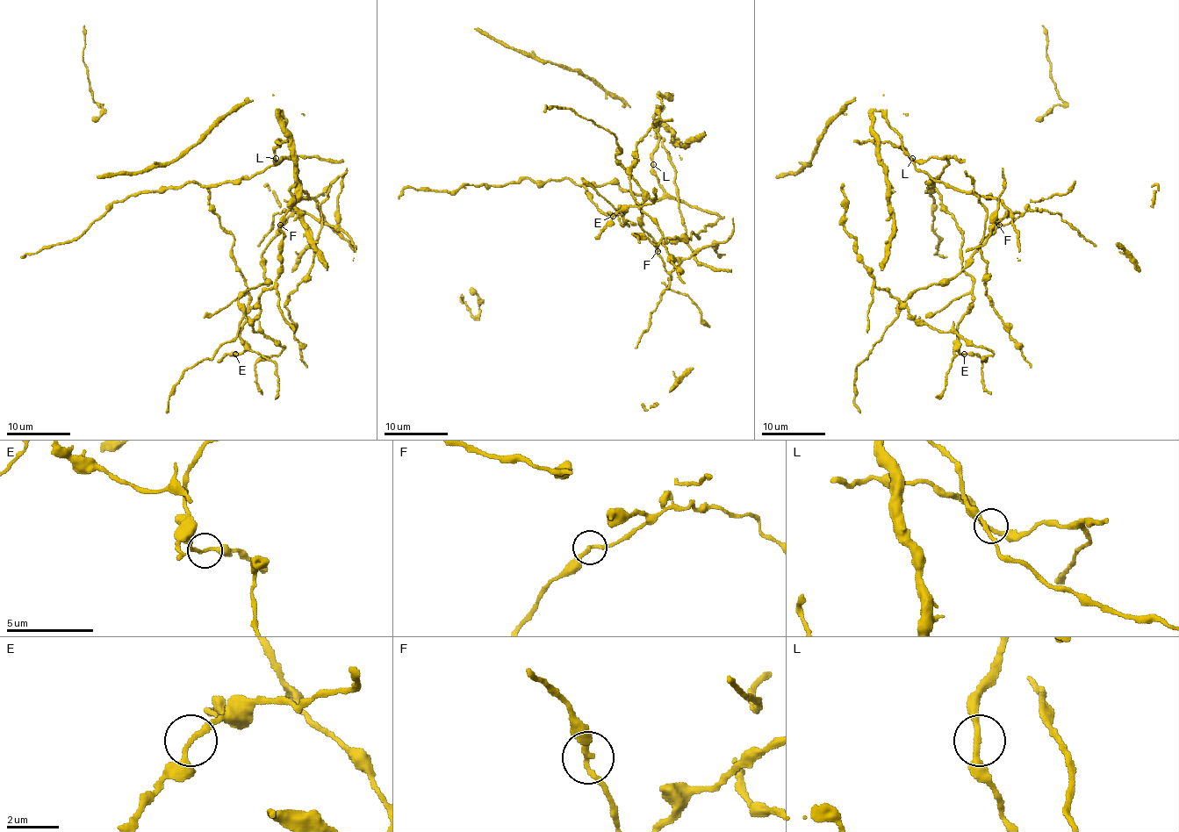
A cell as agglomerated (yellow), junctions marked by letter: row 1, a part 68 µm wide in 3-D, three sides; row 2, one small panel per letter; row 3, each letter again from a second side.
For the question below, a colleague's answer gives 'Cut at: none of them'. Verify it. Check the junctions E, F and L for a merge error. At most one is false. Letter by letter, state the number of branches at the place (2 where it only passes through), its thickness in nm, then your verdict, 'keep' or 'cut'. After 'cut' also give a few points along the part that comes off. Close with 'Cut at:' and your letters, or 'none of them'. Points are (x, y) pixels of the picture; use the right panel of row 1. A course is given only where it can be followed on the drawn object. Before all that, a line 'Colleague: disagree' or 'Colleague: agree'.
Colleague: agree
E: 2 | 200 nm | keep
F: 2 | 200 nm | keep
L: 2 | 200 nm | keep
Cut at: none of them

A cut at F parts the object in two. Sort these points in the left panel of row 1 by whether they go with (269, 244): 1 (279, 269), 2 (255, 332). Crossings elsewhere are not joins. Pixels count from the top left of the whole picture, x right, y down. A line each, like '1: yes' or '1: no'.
1: no
2: no

